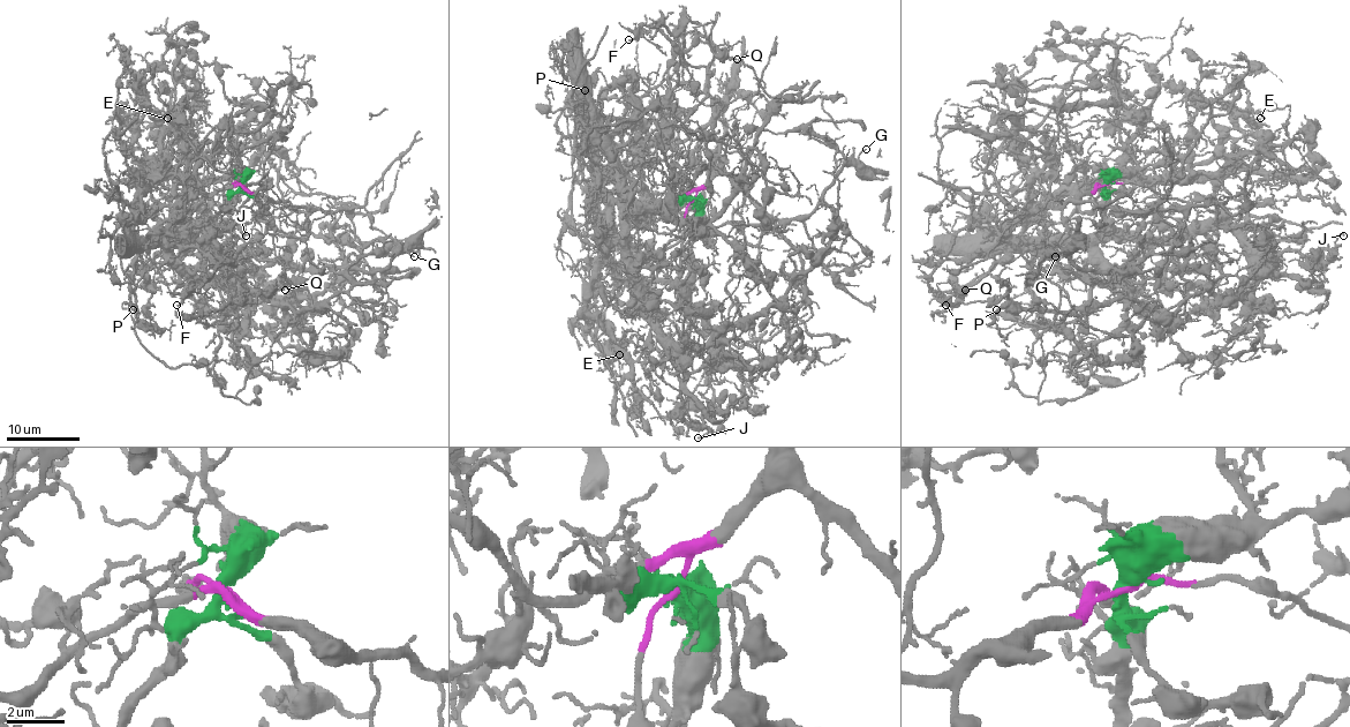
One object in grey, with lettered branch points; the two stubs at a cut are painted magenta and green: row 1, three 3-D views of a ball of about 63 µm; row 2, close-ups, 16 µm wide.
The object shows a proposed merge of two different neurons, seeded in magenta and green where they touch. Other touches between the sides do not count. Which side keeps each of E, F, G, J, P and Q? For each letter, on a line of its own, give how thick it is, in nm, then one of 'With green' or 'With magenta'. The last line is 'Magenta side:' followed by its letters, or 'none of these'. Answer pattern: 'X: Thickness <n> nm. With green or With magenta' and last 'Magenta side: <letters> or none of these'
E: Thickness 130 nm. With green
F: Thickness 160 nm. With magenta
G: Thickness 110 nm. With green
J: Thickness 140 nm. With green
P: Thickness 130 nm. With green
Q: Thickness 260 nm. With green
Magenta side: F

